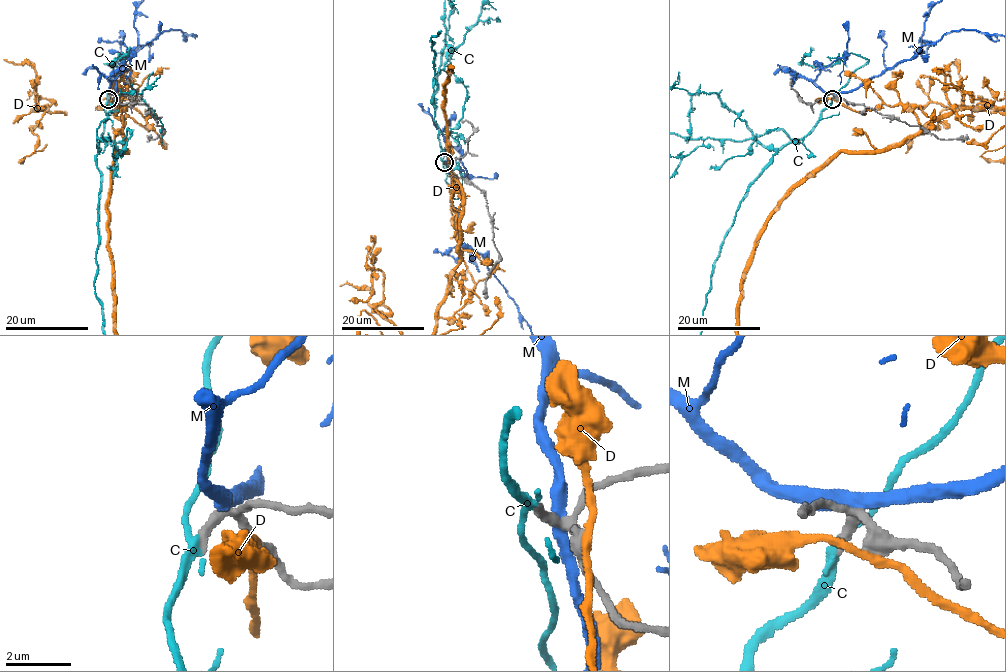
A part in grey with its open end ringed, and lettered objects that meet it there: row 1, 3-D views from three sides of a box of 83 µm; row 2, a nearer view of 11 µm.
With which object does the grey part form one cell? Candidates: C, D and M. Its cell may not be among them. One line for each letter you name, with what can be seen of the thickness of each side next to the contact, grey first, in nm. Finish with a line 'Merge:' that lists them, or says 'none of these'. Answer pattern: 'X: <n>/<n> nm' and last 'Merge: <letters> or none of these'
C: 320/260 nm
Merge: C

